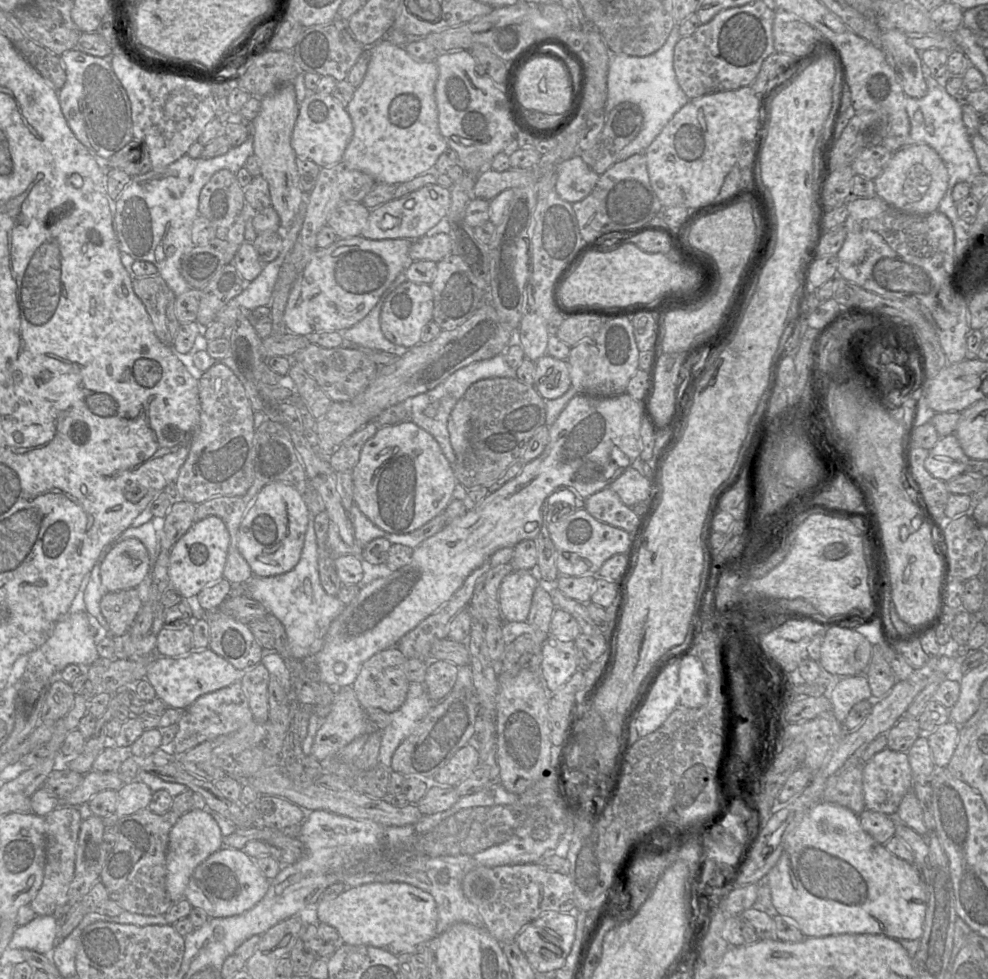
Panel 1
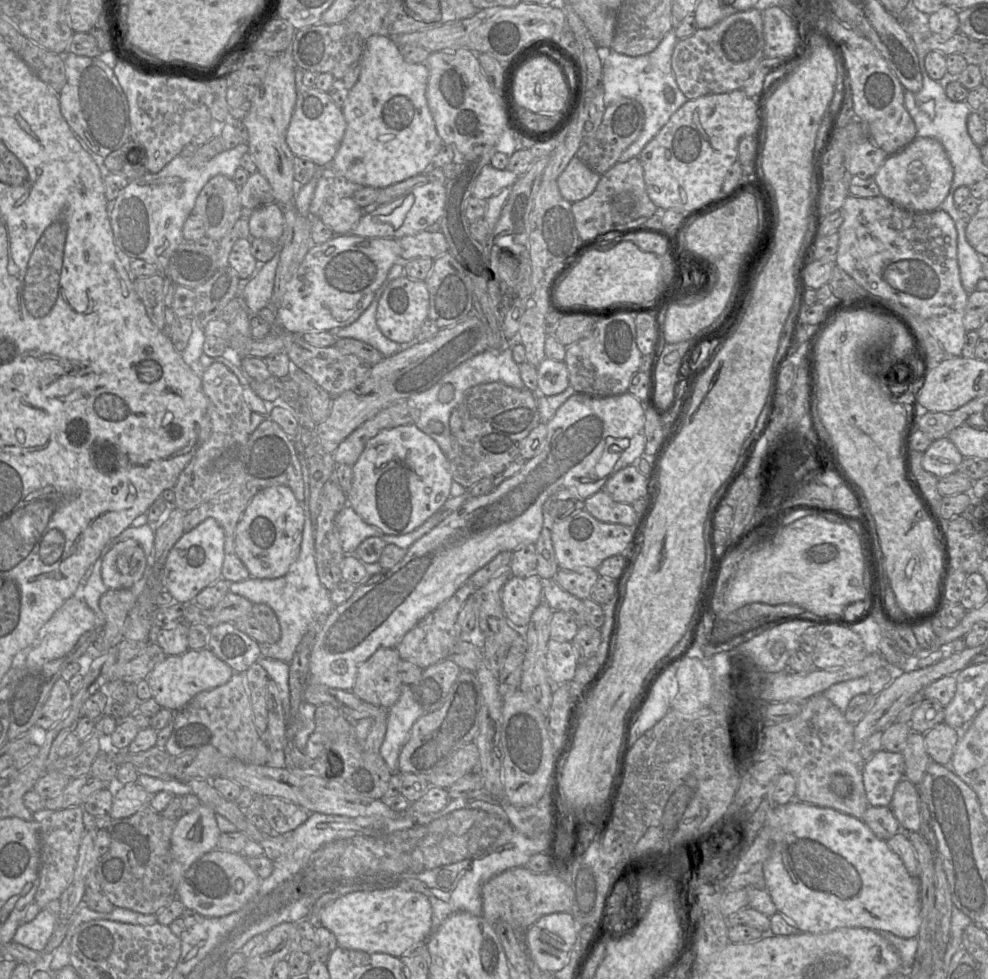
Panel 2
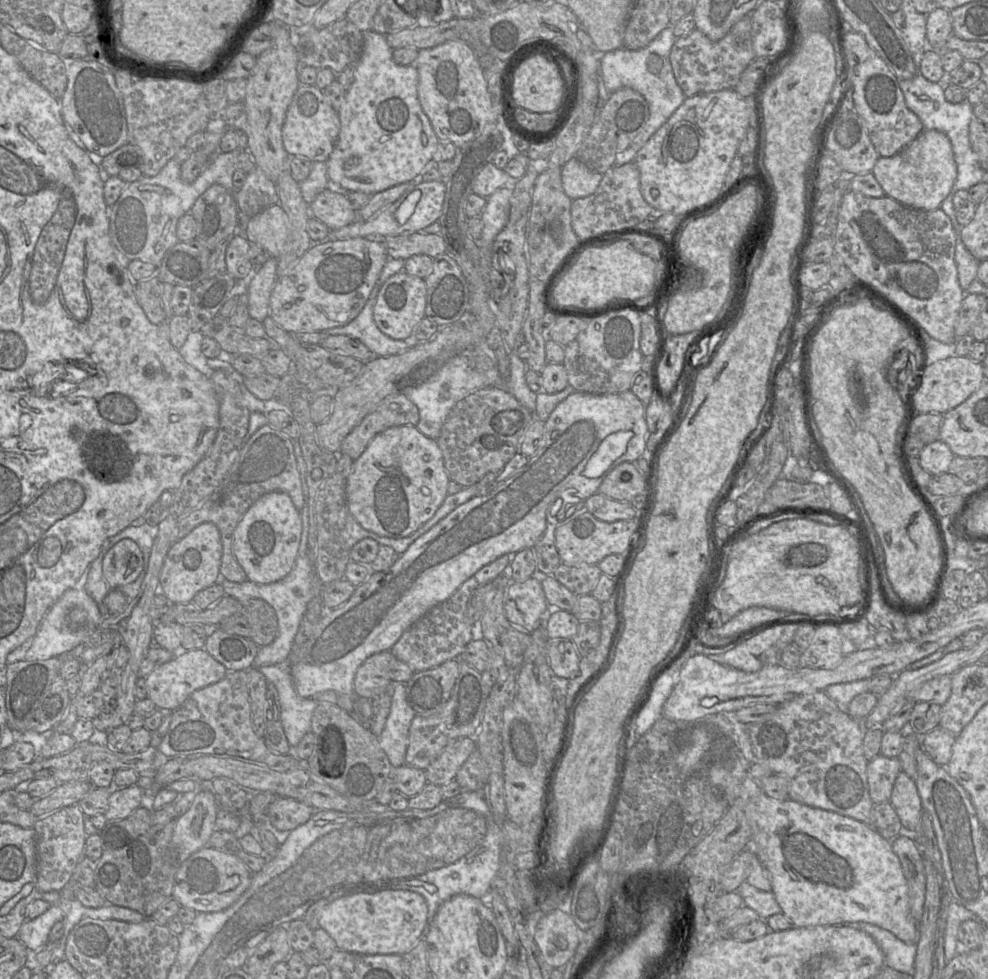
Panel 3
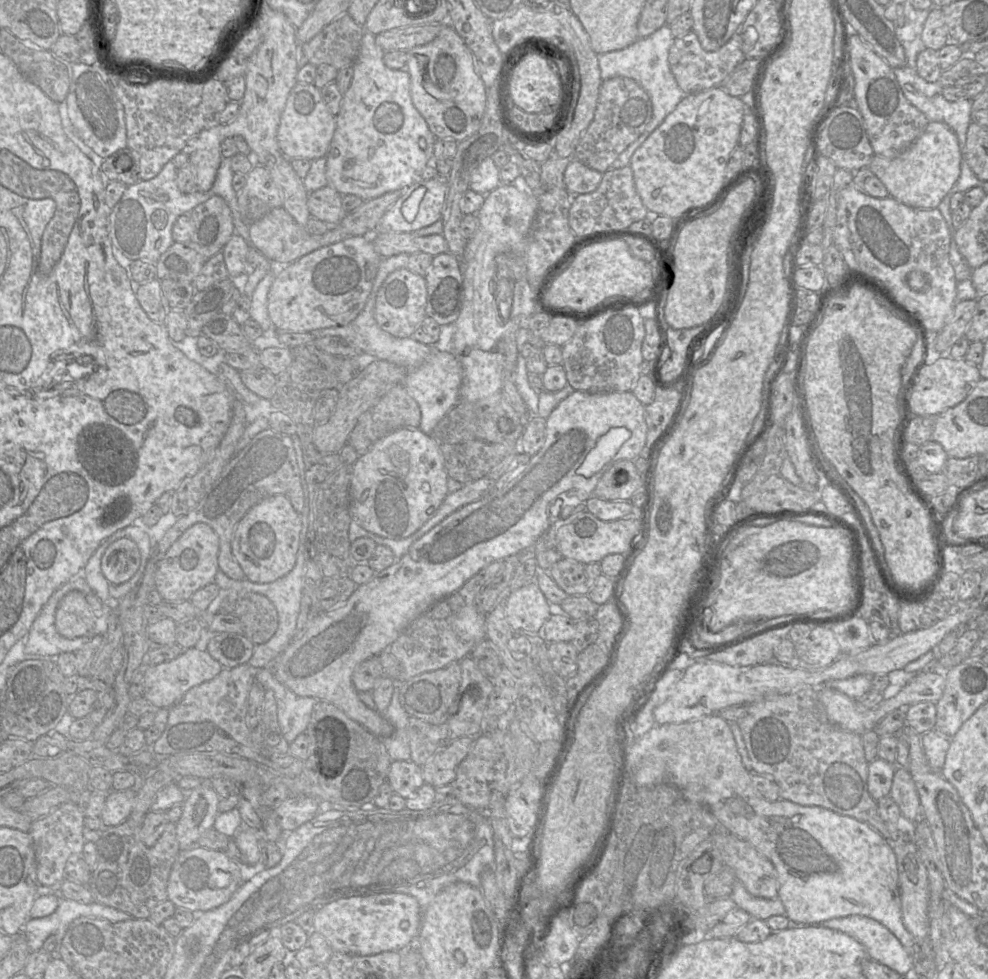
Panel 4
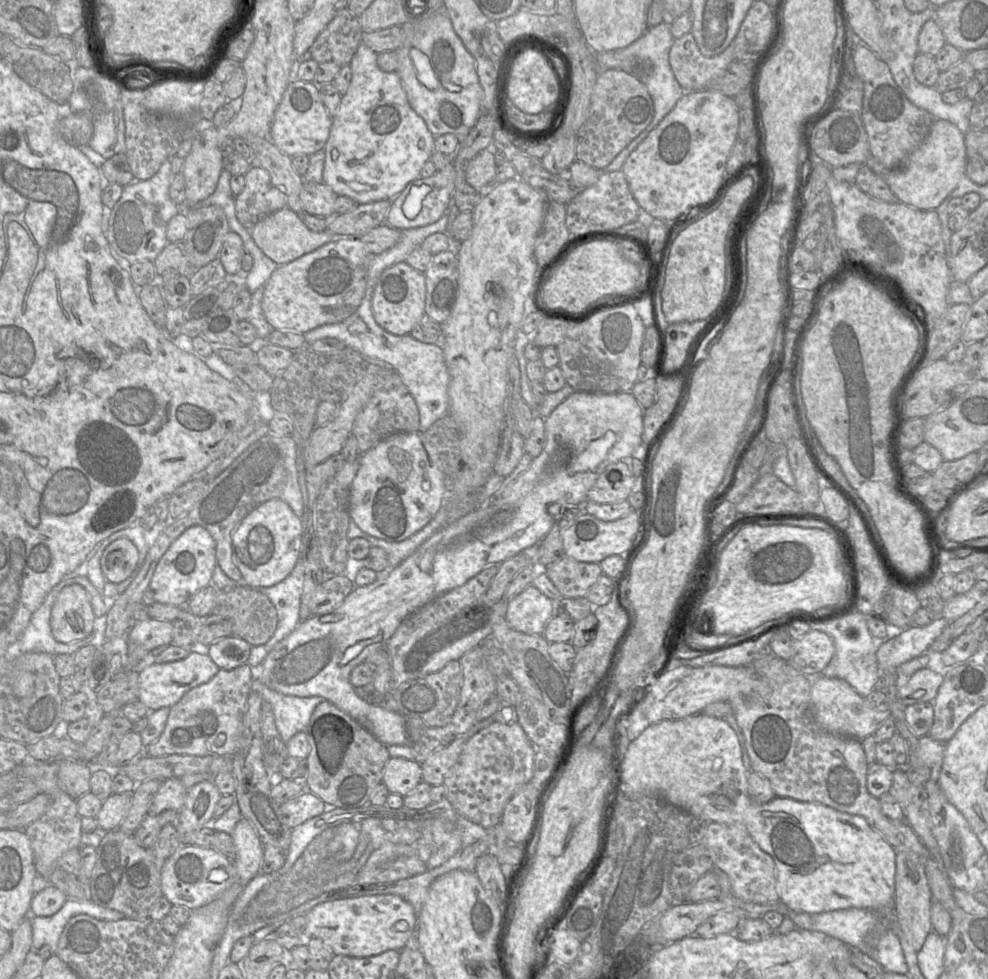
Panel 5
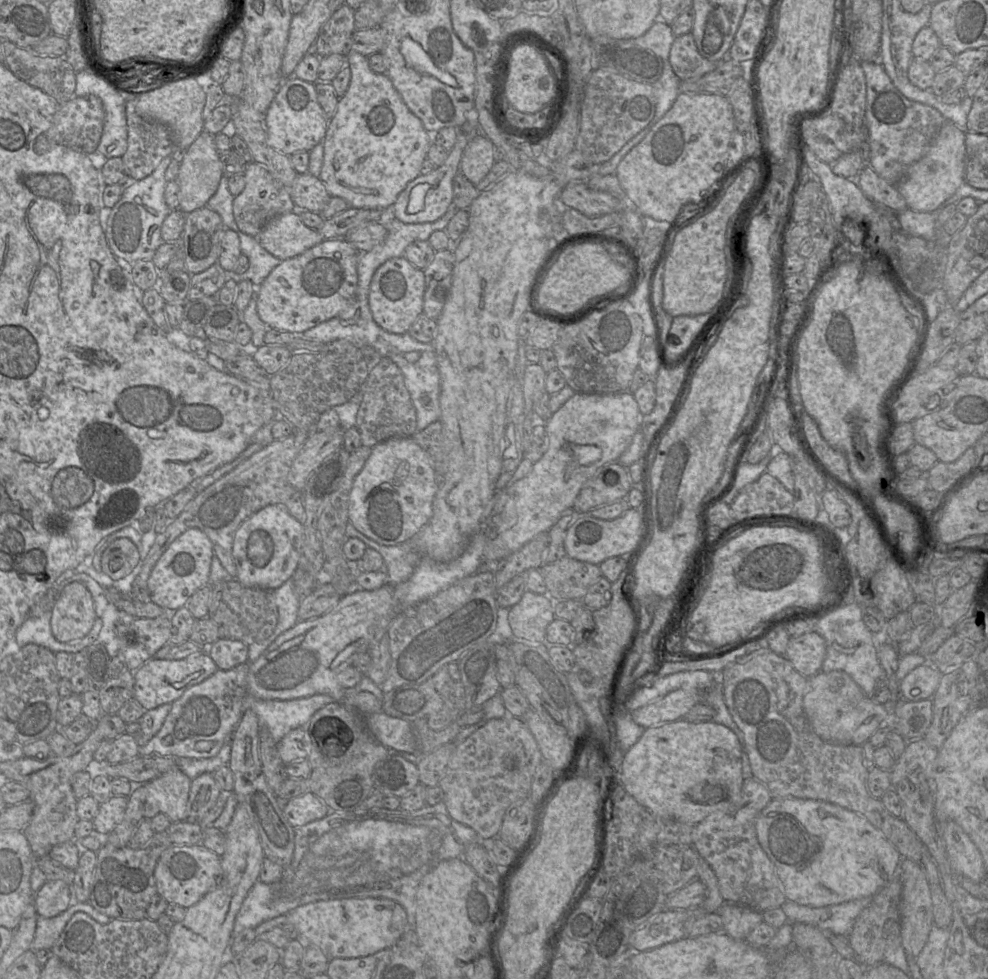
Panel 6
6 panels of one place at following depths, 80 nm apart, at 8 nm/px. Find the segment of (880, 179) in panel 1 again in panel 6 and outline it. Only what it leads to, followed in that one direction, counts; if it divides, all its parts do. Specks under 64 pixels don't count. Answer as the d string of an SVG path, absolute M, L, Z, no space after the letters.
M946 121L937 132L924 156L907 169L896 187L908 208L918 212L933 212L953 196L965 182L965 135L966 133L955 124Z

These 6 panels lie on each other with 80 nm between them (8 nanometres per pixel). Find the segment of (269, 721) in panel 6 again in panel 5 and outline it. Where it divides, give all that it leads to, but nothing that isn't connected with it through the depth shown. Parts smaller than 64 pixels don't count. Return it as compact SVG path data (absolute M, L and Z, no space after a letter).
M256 677L252 681L251 690L259 693L264 701L271 704L277 730L285 743L287 743L298 732L305 732L316 706L323 701L327 701L318 696L297 697L281 694L268 688Z

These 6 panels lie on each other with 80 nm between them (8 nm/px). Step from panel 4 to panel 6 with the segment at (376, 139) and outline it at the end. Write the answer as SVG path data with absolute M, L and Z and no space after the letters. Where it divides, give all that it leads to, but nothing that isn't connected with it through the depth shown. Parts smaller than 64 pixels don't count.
M350 51L347 59L351 80L328 122L319 178L331 196L343 198L351 208L390 211L408 183L420 175L433 136L409 110L389 77L372 71L368 57Z

